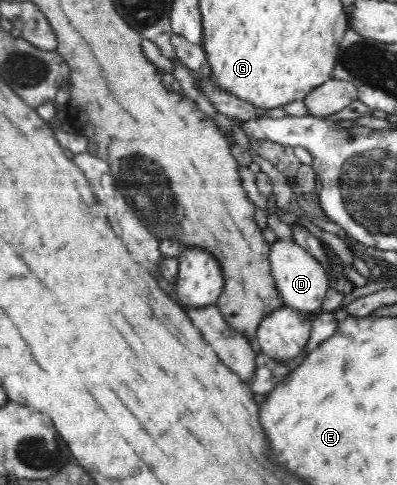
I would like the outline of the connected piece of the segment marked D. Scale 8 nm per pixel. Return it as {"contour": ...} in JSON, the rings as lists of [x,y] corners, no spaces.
{"contour":[[[279,238],[270,247],[269,262],[274,283],[284,307],[292,307],[301,313],[309,313],[321,307],[322,300],[329,289],[329,279],[322,264],[295,241],[282,241]]]}

